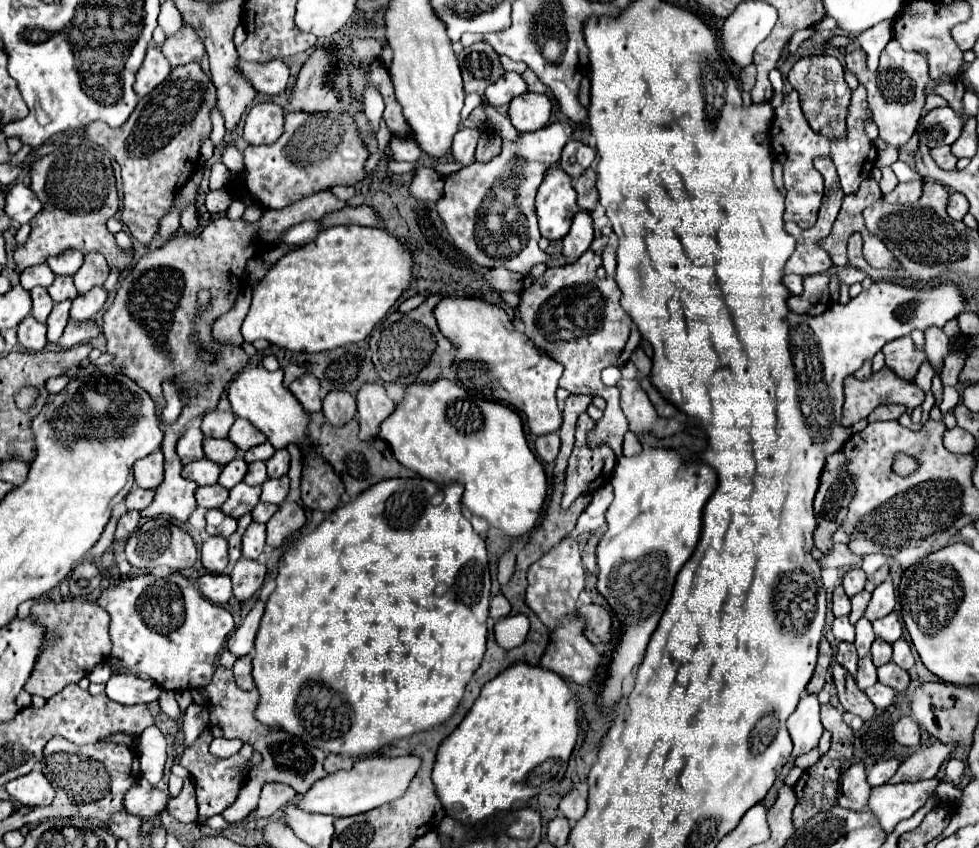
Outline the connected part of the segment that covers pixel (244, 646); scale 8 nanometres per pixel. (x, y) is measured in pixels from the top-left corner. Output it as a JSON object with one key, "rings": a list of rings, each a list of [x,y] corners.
{"rings":[[[258,601],[252,607],[252,611],[246,615],[246,619],[240,623],[240,627],[230,635],[230,639],[228,639],[228,651],[236,659],[240,659],[242,655],[248,655],[252,651],[254,637],[256,637],[256,631],[258,631],[262,613],[264,613],[264,603]]]}

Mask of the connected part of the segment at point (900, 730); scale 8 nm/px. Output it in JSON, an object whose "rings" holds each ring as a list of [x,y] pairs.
{"rings":[[[902,717],[894,725],[894,739],[904,747],[916,747],[920,743],[920,727],[910,717]]]}

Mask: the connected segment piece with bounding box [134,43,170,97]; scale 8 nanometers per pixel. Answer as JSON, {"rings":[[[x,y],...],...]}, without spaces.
{"rings":[[[150,43],[148,51],[146,51],[146,59],[140,67],[140,71],[136,73],[136,83],[134,83],[134,91],[138,97],[148,95],[150,91],[154,91],[170,73],[170,63],[168,59],[162,55],[160,49],[154,47],[154,43]]]}

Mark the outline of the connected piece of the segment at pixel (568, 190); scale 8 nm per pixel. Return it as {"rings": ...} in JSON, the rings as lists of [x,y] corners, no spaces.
{"rings":[[[558,163],[546,169],[544,181],[536,195],[536,213],[540,233],[546,239],[562,239],[572,223],[572,217],[580,211],[576,203],[576,191],[570,177],[560,171]]]}

